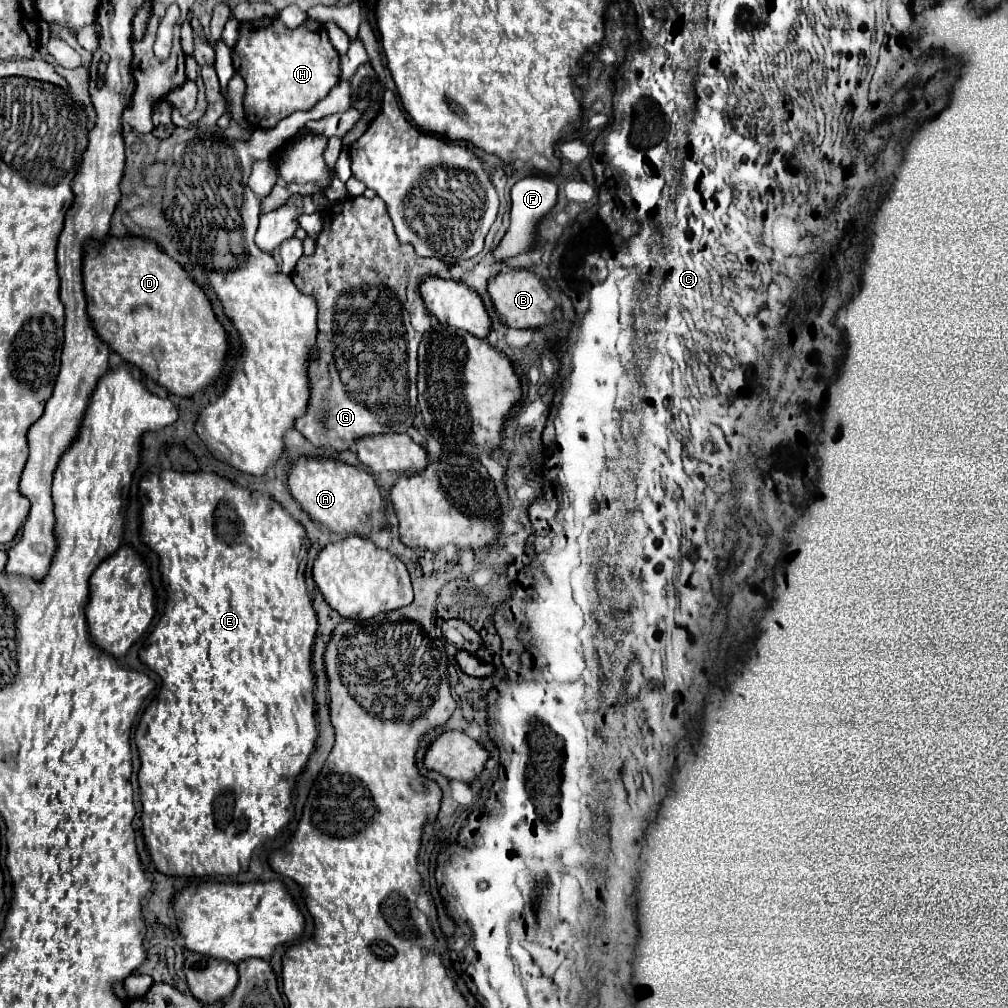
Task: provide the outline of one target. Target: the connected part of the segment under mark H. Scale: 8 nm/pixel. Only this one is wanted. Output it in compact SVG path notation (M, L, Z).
M263 19L241 23L241 37L233 49L233 67L239 73L239 65L241 65L241 77L245 79L247 85L245 99L243 99L247 121L255 129L271 129L277 125L277 121L289 117L297 109L301 111L313 109L339 83L339 73L341 73L339 63L341 57L331 45L325 25L315 19L307 19L303 25L295 29L287 29L277 19L269 21L267 25L263 25Z

